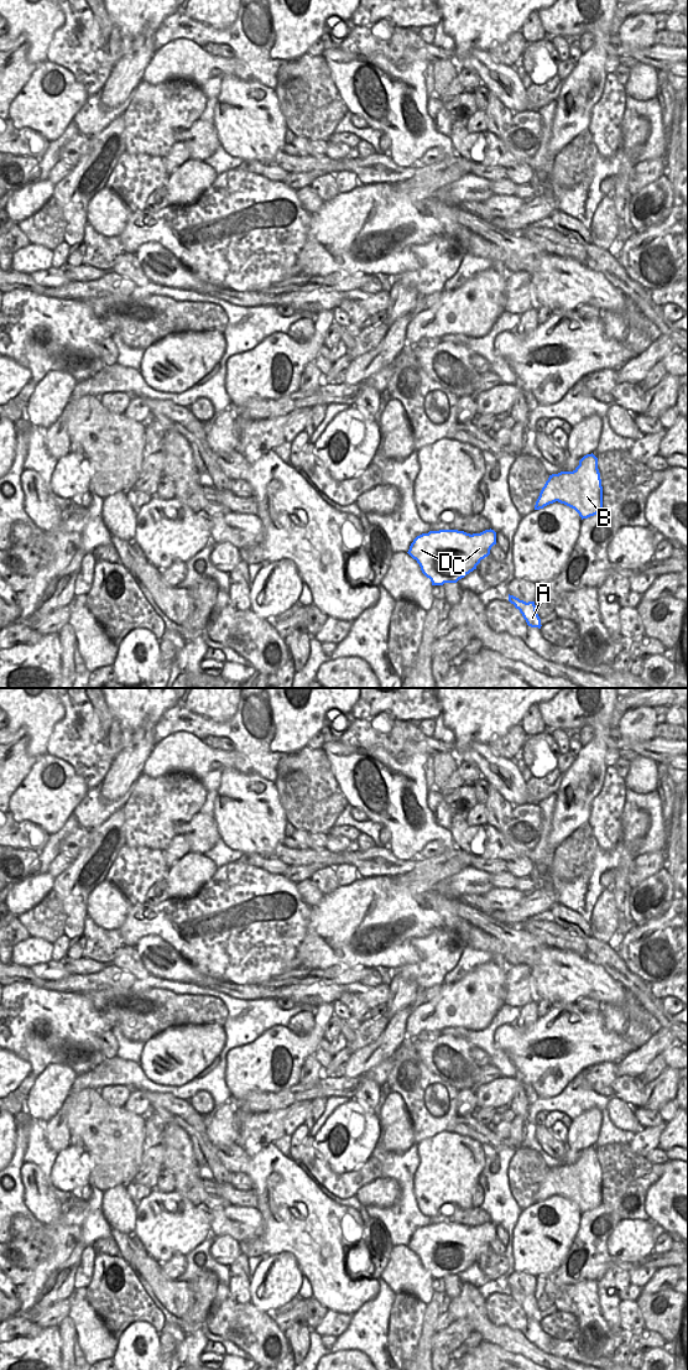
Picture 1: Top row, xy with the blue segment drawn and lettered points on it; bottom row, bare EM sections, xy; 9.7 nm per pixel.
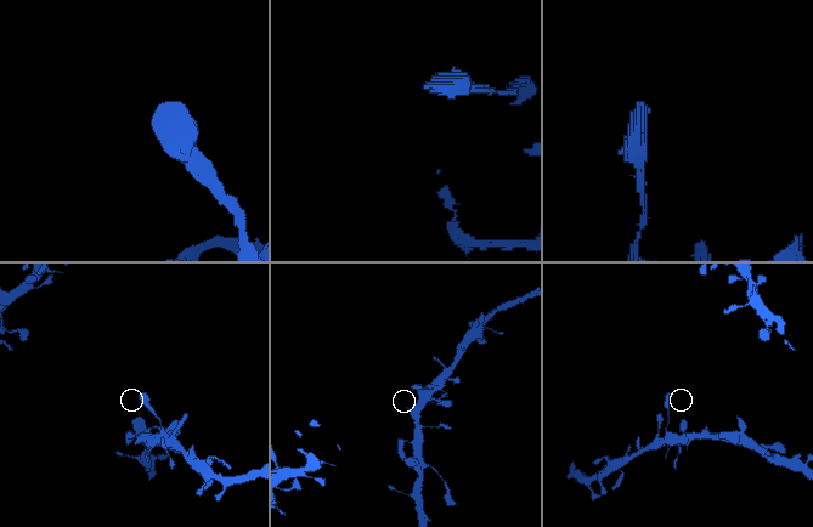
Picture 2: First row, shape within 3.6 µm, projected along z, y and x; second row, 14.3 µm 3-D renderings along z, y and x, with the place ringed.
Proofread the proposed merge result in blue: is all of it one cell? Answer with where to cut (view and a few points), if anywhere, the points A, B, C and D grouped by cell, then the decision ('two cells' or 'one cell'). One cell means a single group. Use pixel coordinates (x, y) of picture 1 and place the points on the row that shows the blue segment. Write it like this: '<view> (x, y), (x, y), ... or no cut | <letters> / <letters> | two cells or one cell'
no cut | A B C D | one cell

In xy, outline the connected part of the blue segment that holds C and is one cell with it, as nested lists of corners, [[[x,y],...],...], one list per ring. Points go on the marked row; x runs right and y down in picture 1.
[[[491,528],[473,535],[458,530],[439,530],[417,536],[407,553],[417,561],[432,585],[443,585],[457,583],[476,569],[494,545],[496,532]]]

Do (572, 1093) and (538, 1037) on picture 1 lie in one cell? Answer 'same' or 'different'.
different

